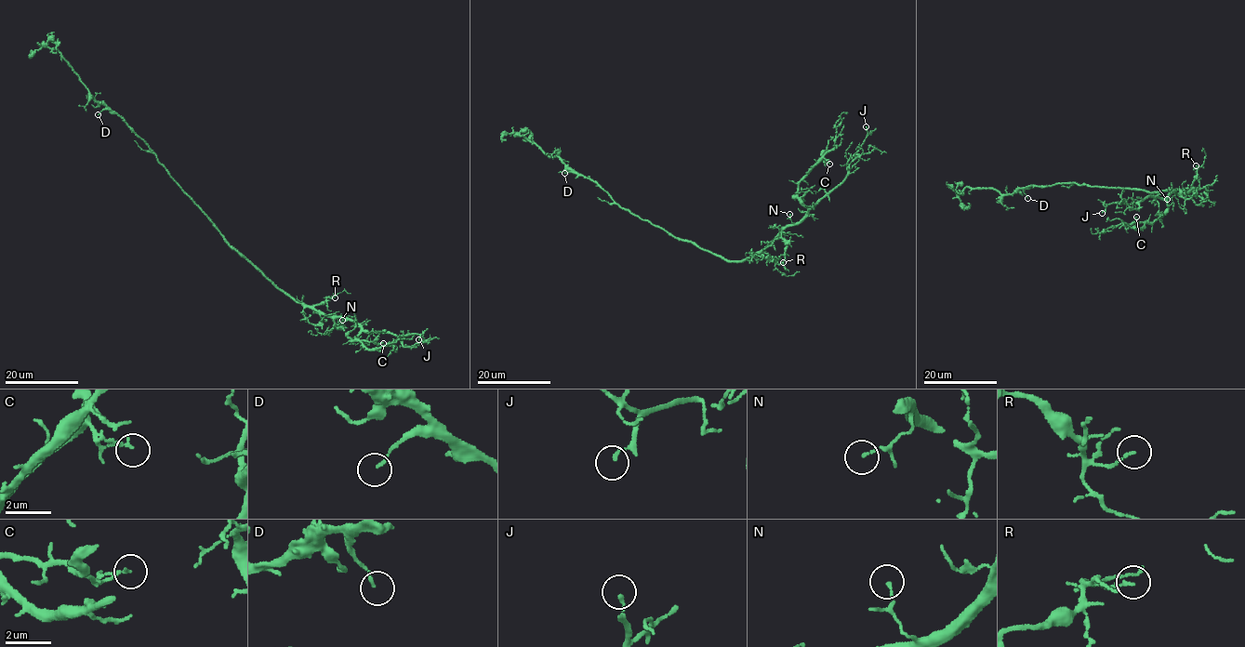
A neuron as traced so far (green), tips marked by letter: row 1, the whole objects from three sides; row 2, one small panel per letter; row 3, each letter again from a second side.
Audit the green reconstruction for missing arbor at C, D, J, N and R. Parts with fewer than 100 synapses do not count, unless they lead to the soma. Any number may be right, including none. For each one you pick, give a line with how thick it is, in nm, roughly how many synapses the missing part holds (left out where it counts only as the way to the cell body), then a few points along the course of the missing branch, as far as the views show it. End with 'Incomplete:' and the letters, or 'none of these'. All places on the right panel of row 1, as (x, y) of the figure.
J: 120 nm thick
Incomplete: J

